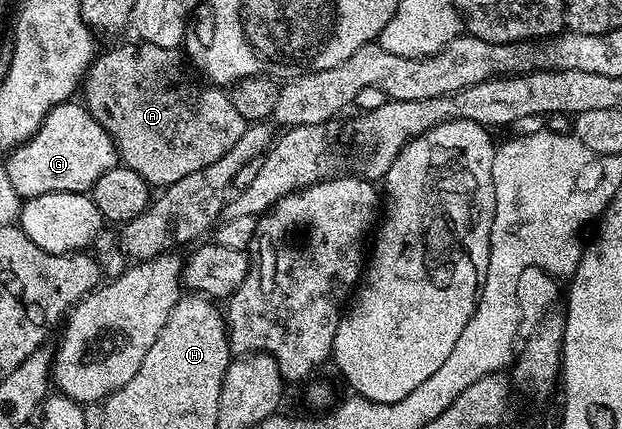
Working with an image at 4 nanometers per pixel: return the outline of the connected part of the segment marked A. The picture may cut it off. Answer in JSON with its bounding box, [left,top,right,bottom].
[84,41,248,187]

